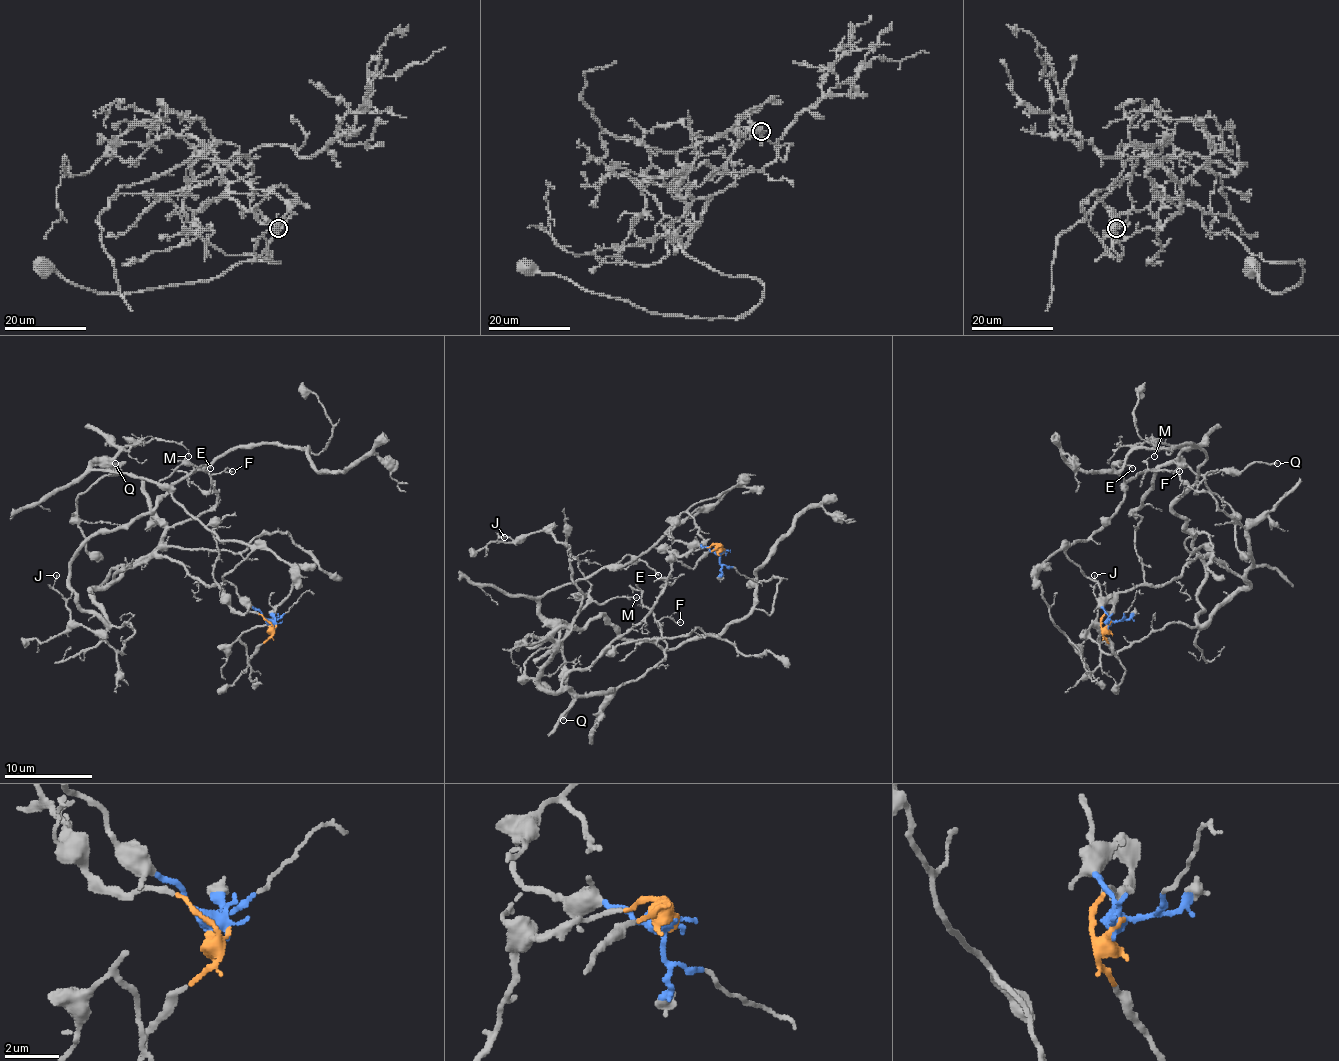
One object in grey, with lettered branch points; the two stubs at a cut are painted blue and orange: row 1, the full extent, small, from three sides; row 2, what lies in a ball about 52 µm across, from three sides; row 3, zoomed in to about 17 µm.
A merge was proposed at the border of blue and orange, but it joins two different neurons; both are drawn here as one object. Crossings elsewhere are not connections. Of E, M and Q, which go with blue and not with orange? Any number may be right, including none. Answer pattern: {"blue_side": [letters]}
{"blue_side": ["E", "M", "Q"]}

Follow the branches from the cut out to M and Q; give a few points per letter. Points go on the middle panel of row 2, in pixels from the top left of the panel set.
M: (721, 551), (670, 534), (696, 509), (624, 567), (556, 586), (540, 613), (569, 624), (589, 604), (637, 597)
Q: (721, 551), (670, 534), (696, 509), (624, 567), (604, 567), (540, 600), (564, 661), (571, 699), (562, 721)

